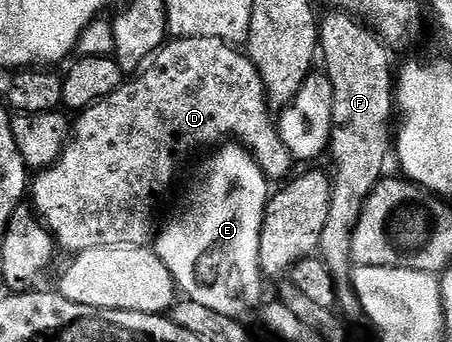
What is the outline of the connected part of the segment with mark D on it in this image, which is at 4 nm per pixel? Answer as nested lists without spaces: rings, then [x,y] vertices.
[[[174,38],[167,41],[166,45],[160,47],[154,53],[154,57],[137,74],[129,80],[123,81],[122,86],[116,88],[116,92],[112,92],[112,96],[104,96],[104,100],[92,104],[75,118],[78,119],[75,122],[73,119],[72,133],[69,135],[66,145],[63,146],[62,153],[46,170],[37,171],[28,186],[28,198],[32,203],[34,213],[42,219],[55,243],[61,249],[63,246],[64,249],[70,250],[69,252],[104,248],[105,246],[149,247],[156,234],[154,213],[158,210],[158,201],[161,200],[162,193],[173,184],[174,177],[178,174],[178,146],[210,146],[213,142],[222,144],[233,139],[235,143],[248,148],[268,179],[282,178],[281,180],[286,180],[291,177],[292,159],[288,148],[284,148],[284,140],[278,134],[276,118],[271,111],[270,103],[266,100],[264,80],[260,80],[260,72],[256,72],[256,64],[252,64],[252,60],[241,49],[235,48],[229,42],[222,42],[218,38]]]

